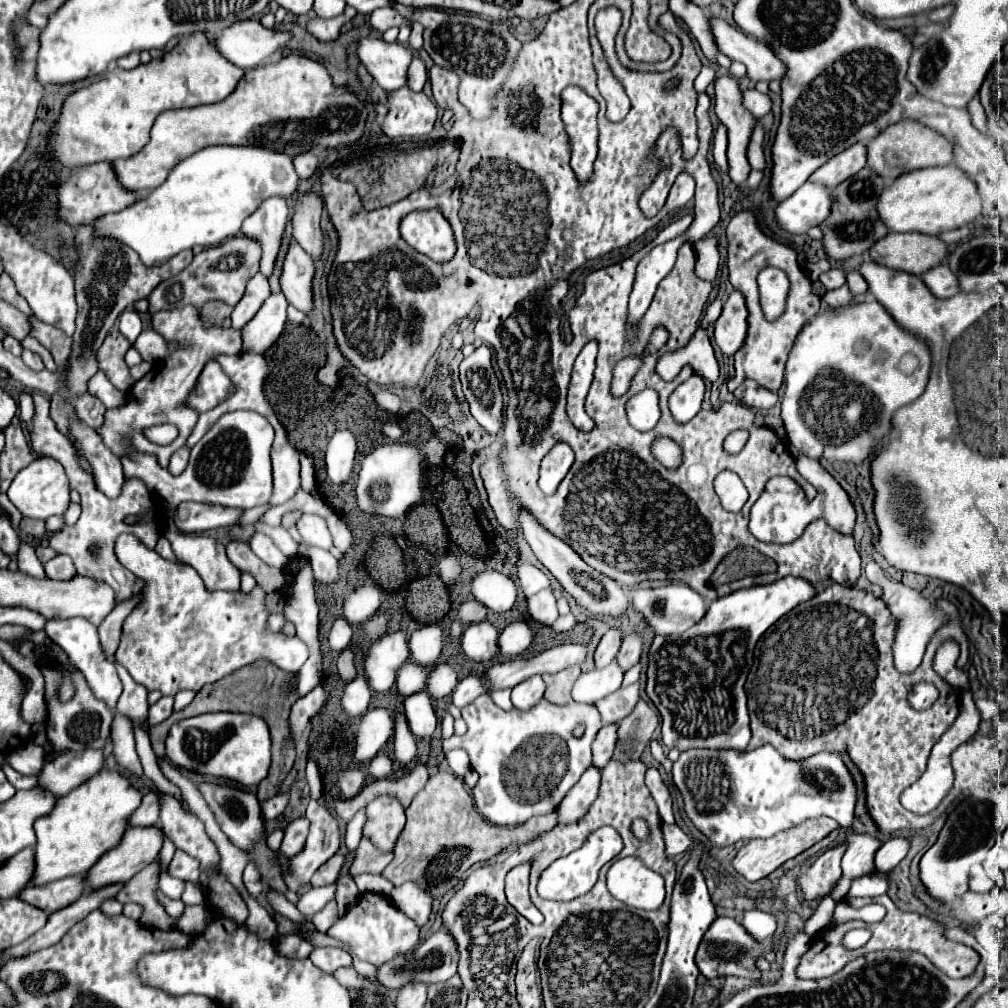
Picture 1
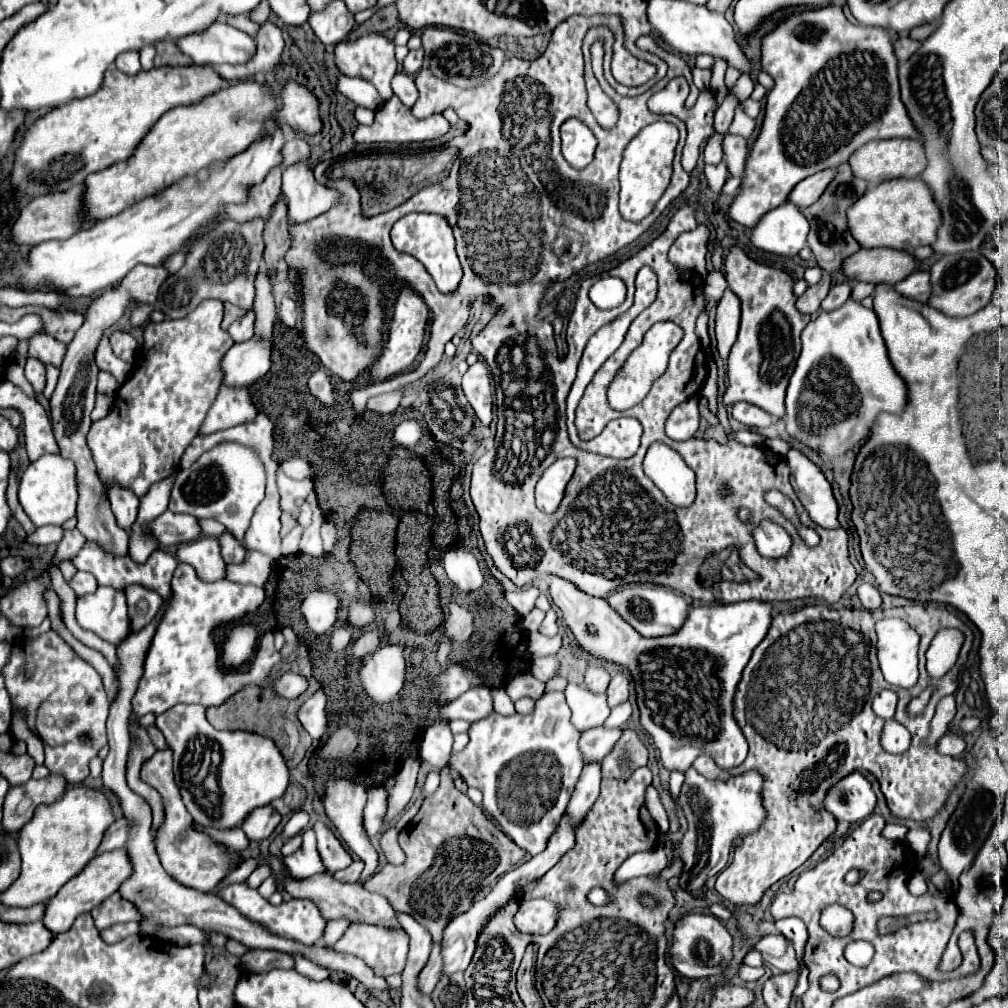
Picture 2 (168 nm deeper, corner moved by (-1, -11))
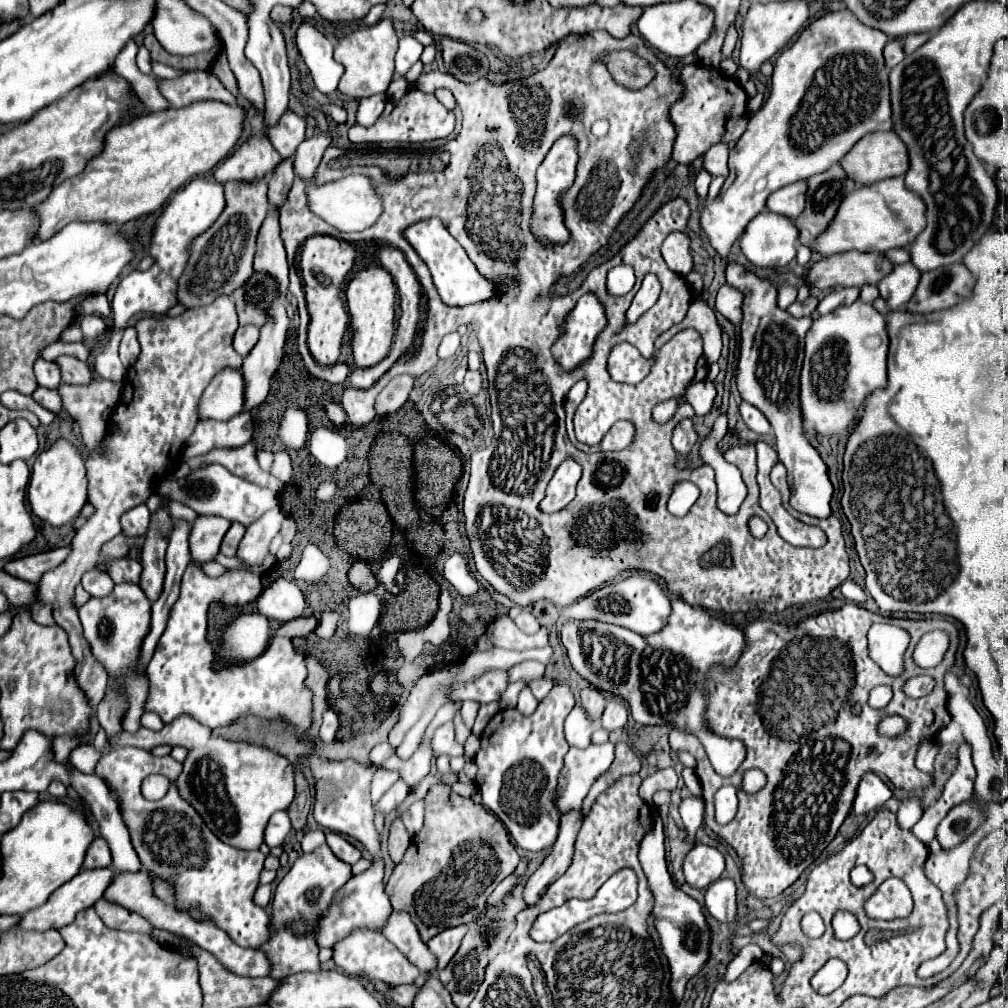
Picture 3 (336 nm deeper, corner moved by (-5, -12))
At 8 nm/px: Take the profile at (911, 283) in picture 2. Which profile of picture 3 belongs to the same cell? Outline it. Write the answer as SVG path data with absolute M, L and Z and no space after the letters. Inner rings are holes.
M901 263L901 265L893 265L891 273L887 273L877 283L877 287L879 287L881 297L887 301L889 309L901 311L905 303L911 299L911 295L915 293L919 279L921 279L921 273L915 271L911 263Z

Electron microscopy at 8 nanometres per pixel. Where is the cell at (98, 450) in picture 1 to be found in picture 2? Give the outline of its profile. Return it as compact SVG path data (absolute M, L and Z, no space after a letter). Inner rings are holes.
M111 484L109 490L109 502L111 502L111 510L115 510L115 518L119 522L119 526L123 526L123 530L131 530L131 524L135 522L135 516L137 516L137 508L139 508L139 498L127 490L127 488L121 488L119 484Z

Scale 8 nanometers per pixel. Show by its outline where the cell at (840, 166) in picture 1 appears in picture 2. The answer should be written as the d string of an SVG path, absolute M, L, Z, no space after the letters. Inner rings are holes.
M829 168L819 174L813 174L811 178L805 178L803 182L799 182L799 186L795 186L789 202L793 202L799 208L807 208L807 206L815 204L819 200L819 196L827 190L827 186L833 182L835 174L837 174L837 170Z

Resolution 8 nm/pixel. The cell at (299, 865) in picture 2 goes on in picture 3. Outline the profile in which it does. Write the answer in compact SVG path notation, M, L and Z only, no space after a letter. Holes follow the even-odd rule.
M327 845L317 847L311 853L301 855L291 871L277 885L271 909L271 939L267 939L259 949L267 955L271 963L271 977L283 979L299 971L319 971L319 947L315 943L317 921L329 911L337 891L351 879L351 865L343 863L329 851ZM293 923L305 923L305 933L293 933Z

